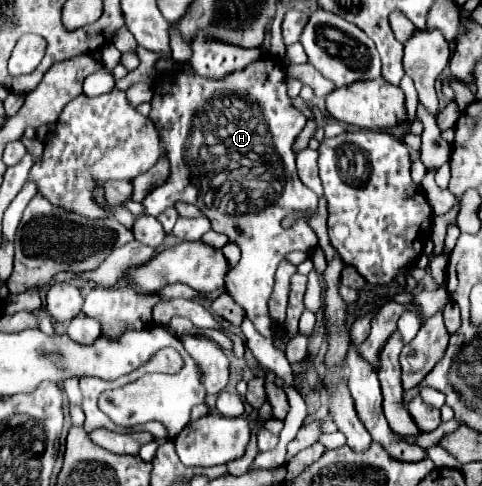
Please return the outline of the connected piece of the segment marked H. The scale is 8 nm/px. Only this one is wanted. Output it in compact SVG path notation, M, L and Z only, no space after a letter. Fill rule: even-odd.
M266 55L266 59L262 57L258 63L250 63L250 67L234 71L234 75L226 75L222 79L206 79L196 73L172 71L162 75L162 83L154 85L150 105L150 119L156 127L160 127L172 173L162 187L150 191L142 201L146 207L144 213L156 217L176 201L186 201L196 205L210 219L214 231L224 233L232 243L236 243L242 251L242 259L226 275L226 291L246 311L262 337L274 337L274 323L266 305L274 285L274 271L290 251L308 253L318 245L318 237L308 225L308 215L316 211L318 197L298 179L294 163L296 155L292 153L292 143L306 127L306 117L286 95L284 63L280 65L280 59ZM288 215L296 215L300 219L296 219L290 229L284 229L282 219ZM236 227L242 229L240 235Z

